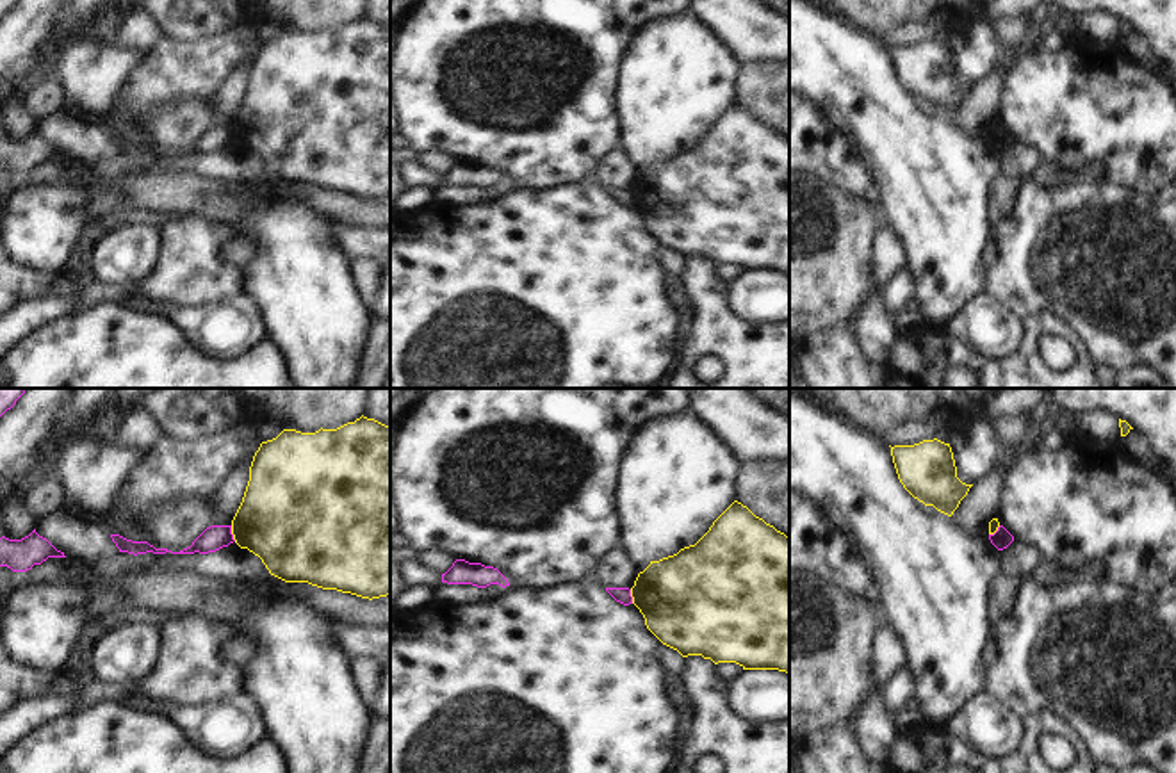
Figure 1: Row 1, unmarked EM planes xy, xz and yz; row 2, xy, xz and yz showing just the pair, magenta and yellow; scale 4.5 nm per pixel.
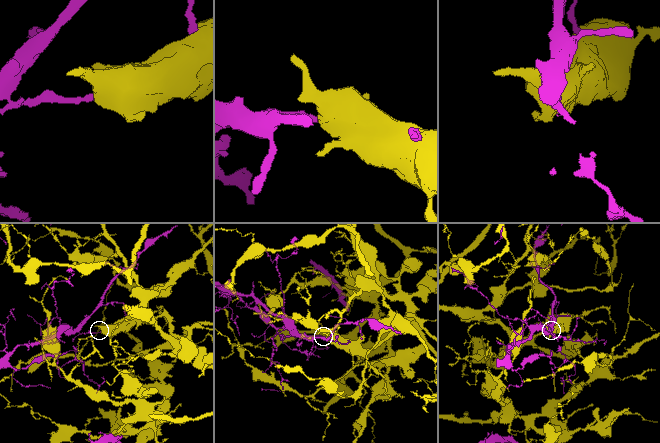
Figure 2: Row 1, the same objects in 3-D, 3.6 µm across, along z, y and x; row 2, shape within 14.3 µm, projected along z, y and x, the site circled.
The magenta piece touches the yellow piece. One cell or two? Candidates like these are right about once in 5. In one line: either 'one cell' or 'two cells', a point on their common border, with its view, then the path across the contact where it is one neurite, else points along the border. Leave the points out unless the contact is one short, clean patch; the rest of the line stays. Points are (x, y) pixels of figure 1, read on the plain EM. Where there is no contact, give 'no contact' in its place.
two cells | xy (230, 134)

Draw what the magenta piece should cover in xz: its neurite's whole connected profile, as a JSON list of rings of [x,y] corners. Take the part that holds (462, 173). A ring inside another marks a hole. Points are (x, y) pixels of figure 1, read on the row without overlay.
[[[456,160],[453,167],[442,175],[442,183],[472,185],[478,189],[486,189],[490,185],[499,185],[502,189],[510,187],[508,180],[497,169],[469,164],[465,160]]]

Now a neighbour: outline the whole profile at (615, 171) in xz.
[[[613,150],[600,159],[592,180],[604,189],[633,189],[638,178],[638,169],[633,160],[620,150]]]

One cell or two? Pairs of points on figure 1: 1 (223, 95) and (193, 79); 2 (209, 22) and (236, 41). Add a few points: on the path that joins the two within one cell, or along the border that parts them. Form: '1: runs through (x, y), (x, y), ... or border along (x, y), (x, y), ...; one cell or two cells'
1: border along (246, 63), (209, 98); two cells
2: border along (232, 22), (212, 36), (182, 41); two cells

